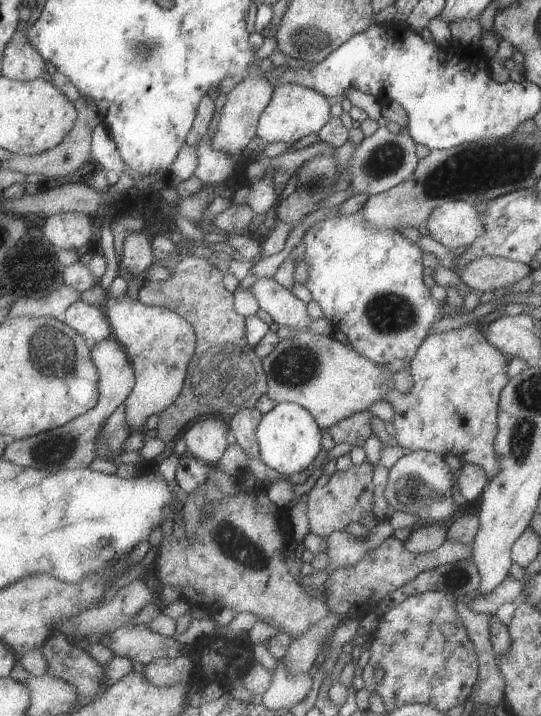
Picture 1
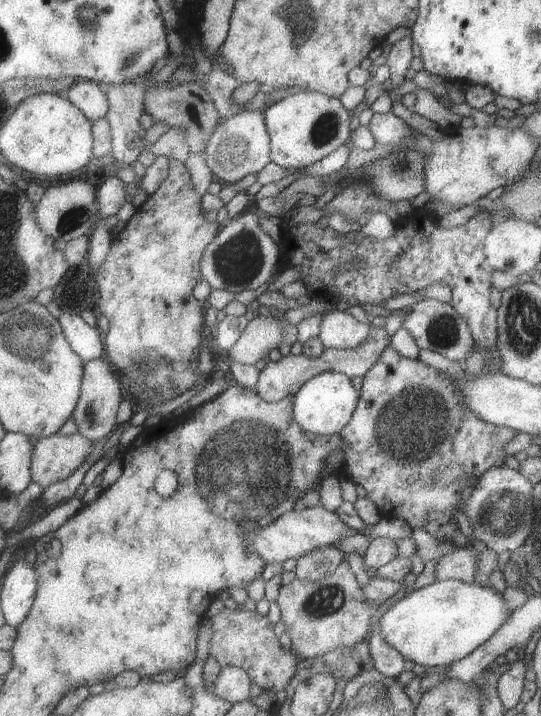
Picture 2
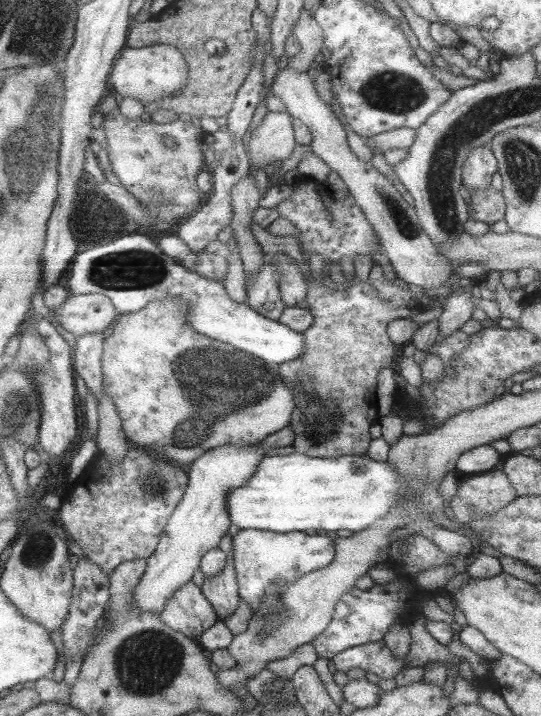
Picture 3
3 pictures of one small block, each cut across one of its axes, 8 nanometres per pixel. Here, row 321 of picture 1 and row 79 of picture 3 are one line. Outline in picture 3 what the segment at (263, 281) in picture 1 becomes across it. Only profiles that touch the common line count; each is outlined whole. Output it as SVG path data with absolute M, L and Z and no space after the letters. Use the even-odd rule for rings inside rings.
M283 66L280 68L279 75L272 83L273 95L282 100L291 116L299 118L311 128L313 142L310 145L313 152L331 165L331 170L342 178L355 201L363 207L397 276L407 283L423 289L432 288L434 293L439 293L440 286L451 278L455 267L451 259L439 251L439 245L425 232L425 228L420 224L415 203L411 206L405 196L393 186L392 181L373 166L371 160L359 160L355 156L349 148L347 130L335 118L331 106L325 104L323 98L317 94L311 76L295 69L286 69Z

